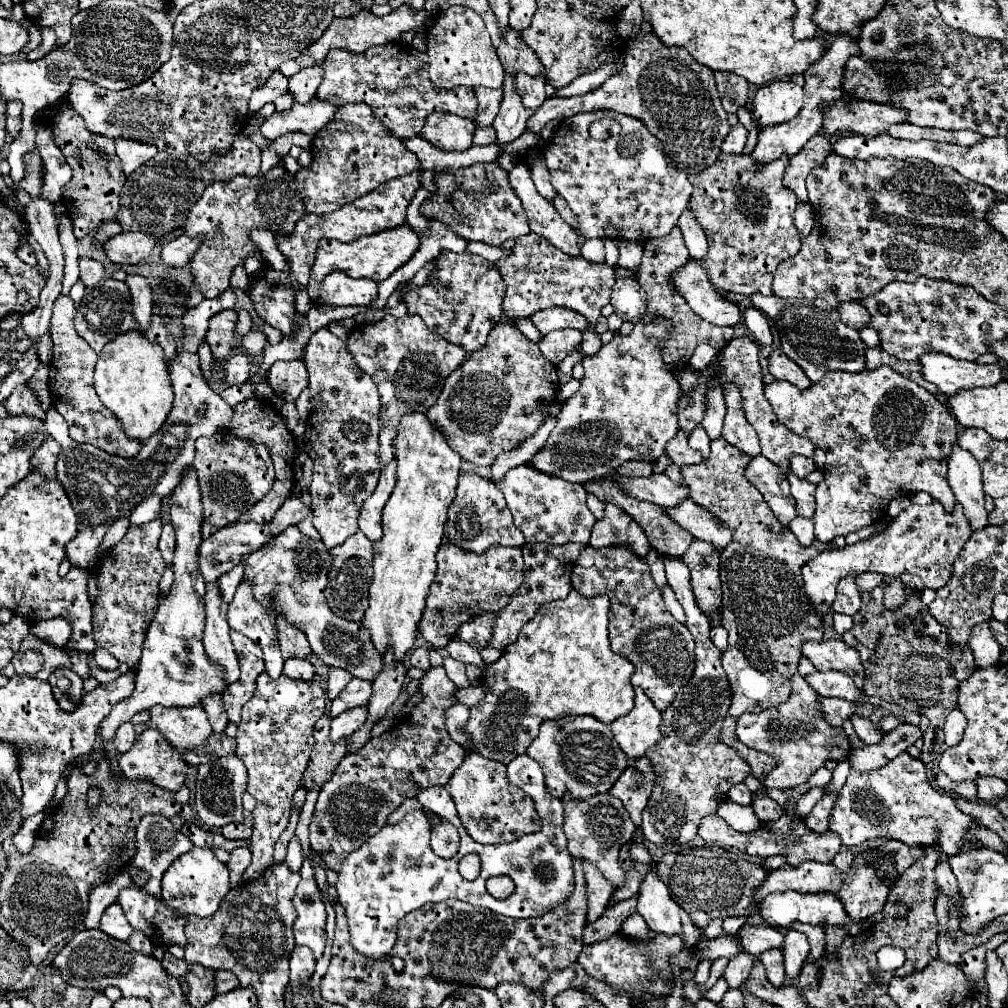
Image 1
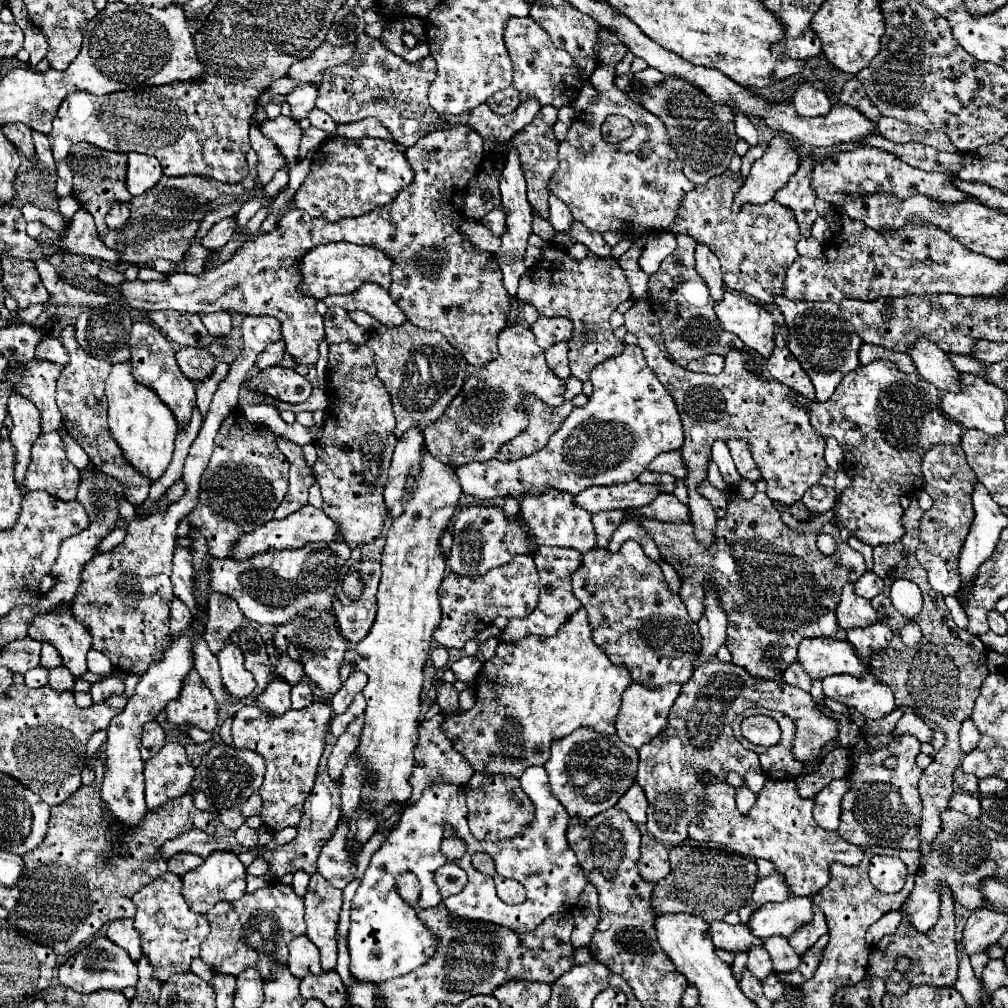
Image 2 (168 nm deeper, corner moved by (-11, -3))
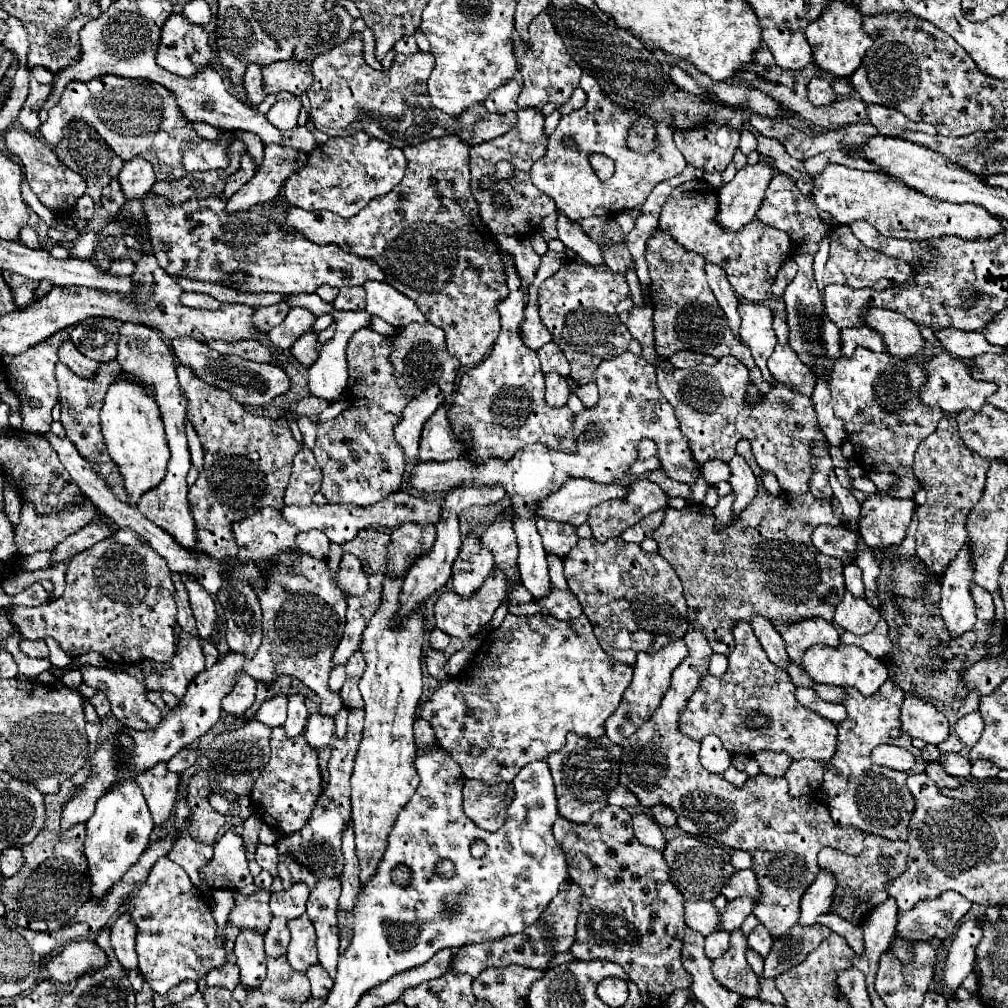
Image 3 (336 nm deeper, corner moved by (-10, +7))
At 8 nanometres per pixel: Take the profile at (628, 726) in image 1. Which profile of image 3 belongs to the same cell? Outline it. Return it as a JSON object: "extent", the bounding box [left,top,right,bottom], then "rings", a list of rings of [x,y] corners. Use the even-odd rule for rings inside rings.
{"extent":[605,640,689,744],"rings":[[[675,640],[663,648],[659,648],[657,652],[653,654],[647,654],[647,652],[639,652],[637,656],[637,662],[633,666],[633,682],[631,686],[625,690],[623,694],[623,700],[619,704],[619,708],[611,714],[611,718],[607,720],[605,724],[605,736],[619,744],[619,740],[625,740],[627,736],[635,734],[635,730],[649,720],[651,712],[655,712],[655,708],[659,706],[659,700],[663,698],[663,692],[667,690],[667,684],[671,680],[671,672],[687,658],[689,650],[685,646],[683,640]]]}

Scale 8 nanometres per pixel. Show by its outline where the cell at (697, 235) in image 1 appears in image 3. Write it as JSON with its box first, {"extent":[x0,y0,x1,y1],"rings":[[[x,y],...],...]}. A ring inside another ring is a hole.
{"extent":[705,264,741,340],"rings":[[[707,264],[705,270],[707,270],[707,282],[709,282],[709,286],[711,286],[711,290],[713,290],[713,294],[715,294],[717,302],[719,302],[719,306],[723,308],[723,312],[725,312],[725,316],[727,316],[727,322],[729,322],[729,326],[731,326],[731,332],[735,334],[737,340],[741,340],[741,338],[739,338],[741,316],[739,316],[739,312],[737,312],[739,298],[737,298],[737,294],[733,292],[733,288],[731,288],[731,284],[729,284],[729,280],[727,280],[727,274],[725,274],[717,264]]]}

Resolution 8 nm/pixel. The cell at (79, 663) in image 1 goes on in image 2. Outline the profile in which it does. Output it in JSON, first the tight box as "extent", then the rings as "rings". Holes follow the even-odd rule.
{"extent":[90,676,124,702],"rings":[[[106,676],[100,682],[94,682],[90,690],[94,702],[102,702],[104,698],[110,698],[112,694],[122,694],[122,692],[124,692],[124,684],[116,676]]]}

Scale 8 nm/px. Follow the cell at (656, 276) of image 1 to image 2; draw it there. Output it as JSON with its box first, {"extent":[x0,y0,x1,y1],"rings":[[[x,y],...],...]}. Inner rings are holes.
{"extent":[648,234,744,368],"rings":[[[678,234],[676,238],[678,238],[676,252],[670,254],[660,264],[660,270],[650,276],[648,296],[652,302],[652,310],[656,310],[656,316],[660,318],[662,342],[666,344],[674,362],[686,368],[688,362],[696,358],[702,358],[712,352],[726,356],[734,348],[742,350],[744,344],[736,334],[726,332],[720,326],[720,322],[716,322],[714,300],[708,294],[708,286],[704,286],[704,280],[694,270],[696,240],[692,240],[688,234]]]}

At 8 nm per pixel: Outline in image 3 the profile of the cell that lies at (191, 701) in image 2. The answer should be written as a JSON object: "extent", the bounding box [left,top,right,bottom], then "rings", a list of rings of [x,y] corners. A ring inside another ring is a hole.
{"extent":[147,624,205,698],"rings":[[[175,624],[175,636],[177,636],[177,652],[171,658],[169,666],[161,672],[153,670],[147,678],[147,690],[155,692],[171,692],[177,698],[183,698],[183,692],[187,690],[187,684],[205,670],[205,658],[201,652],[201,640],[195,634],[185,632],[179,624]]]}

